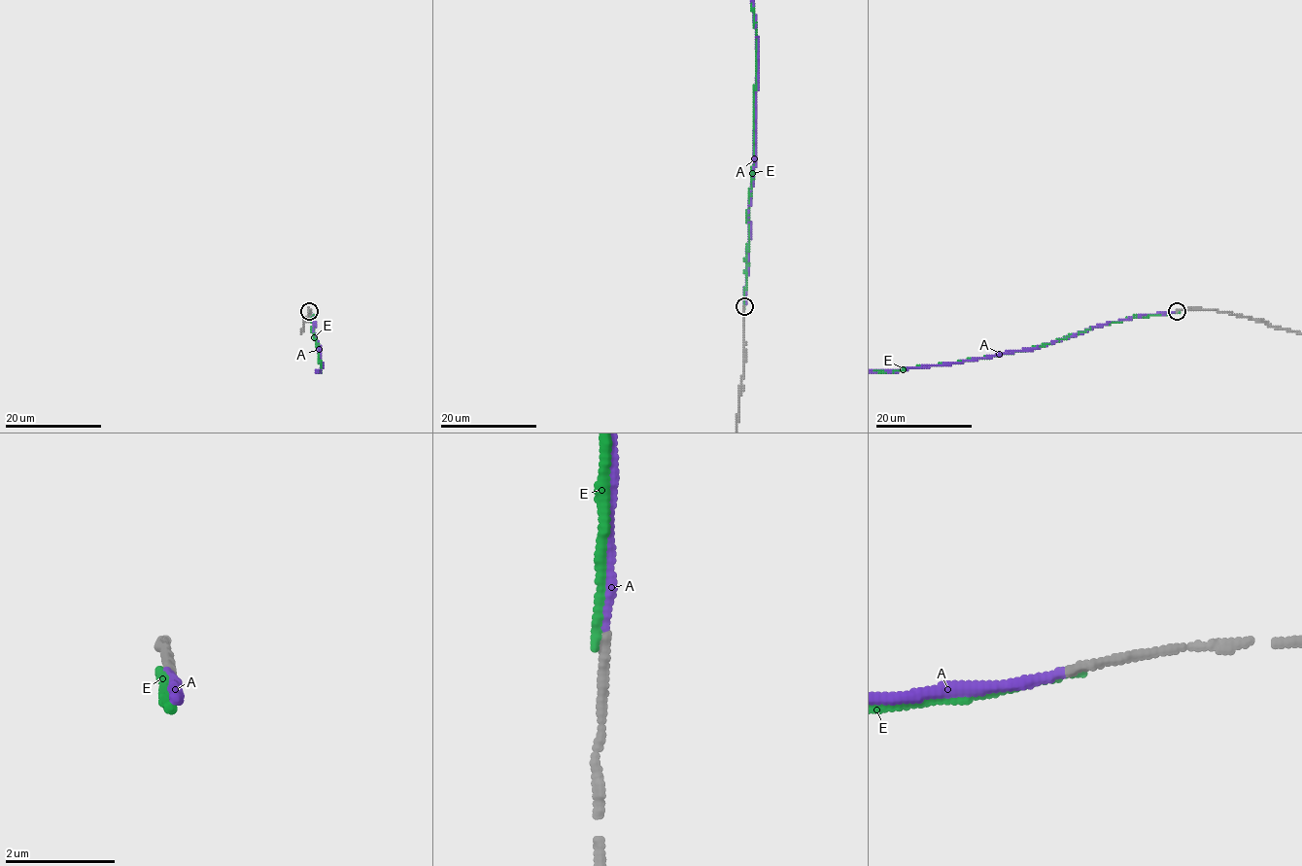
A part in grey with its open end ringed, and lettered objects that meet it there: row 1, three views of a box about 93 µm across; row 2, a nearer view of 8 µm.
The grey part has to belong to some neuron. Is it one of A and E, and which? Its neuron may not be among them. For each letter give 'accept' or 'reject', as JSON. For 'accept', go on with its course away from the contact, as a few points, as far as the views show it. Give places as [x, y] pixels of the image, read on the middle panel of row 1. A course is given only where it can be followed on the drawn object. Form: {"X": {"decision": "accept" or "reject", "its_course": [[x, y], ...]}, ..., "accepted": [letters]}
{"A": {"decision": "accept"}, "E": {"decision": "reject"}, "accepted": ["A"]}

